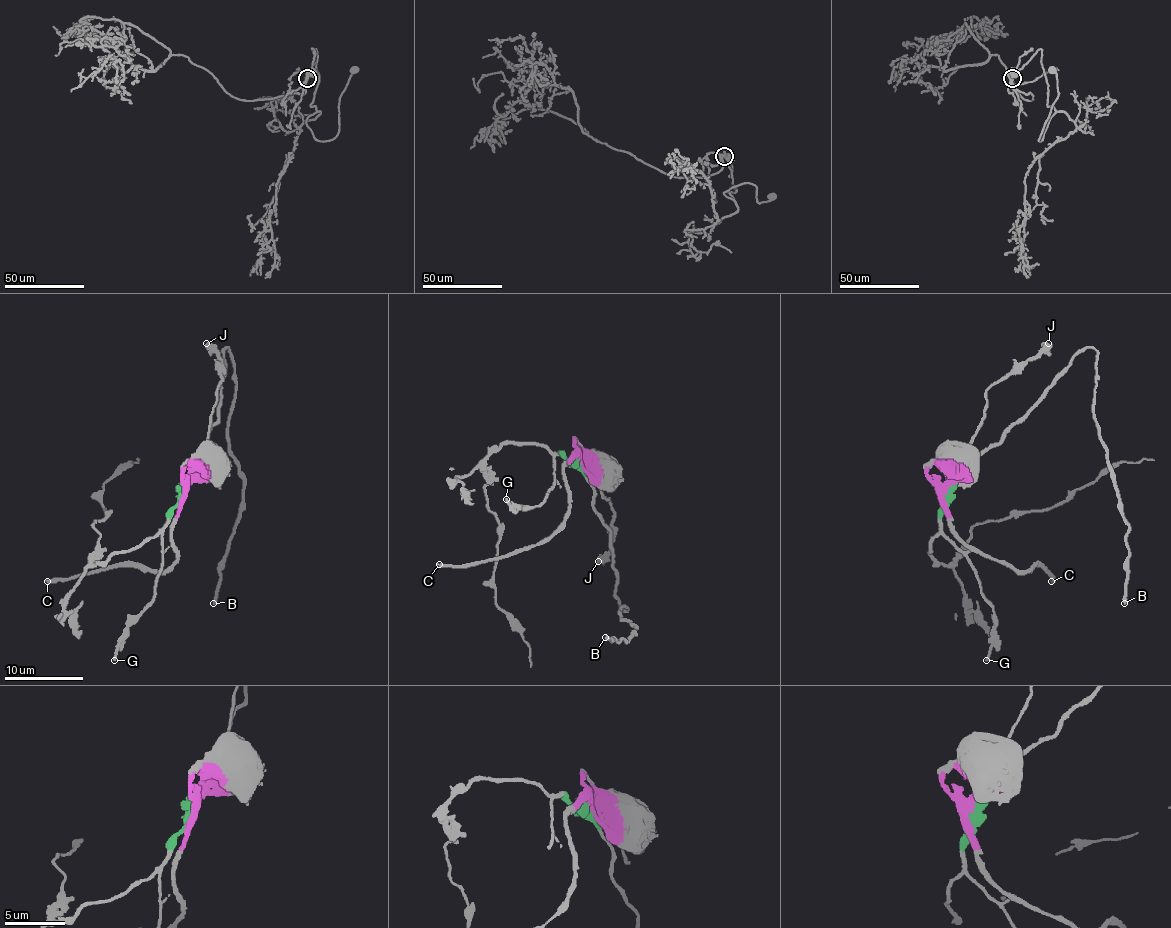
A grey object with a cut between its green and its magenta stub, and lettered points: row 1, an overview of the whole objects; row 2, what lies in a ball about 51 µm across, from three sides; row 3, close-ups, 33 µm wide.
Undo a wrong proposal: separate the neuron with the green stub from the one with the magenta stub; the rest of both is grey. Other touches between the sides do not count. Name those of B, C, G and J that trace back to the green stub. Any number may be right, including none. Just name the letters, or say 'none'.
B, G, J

